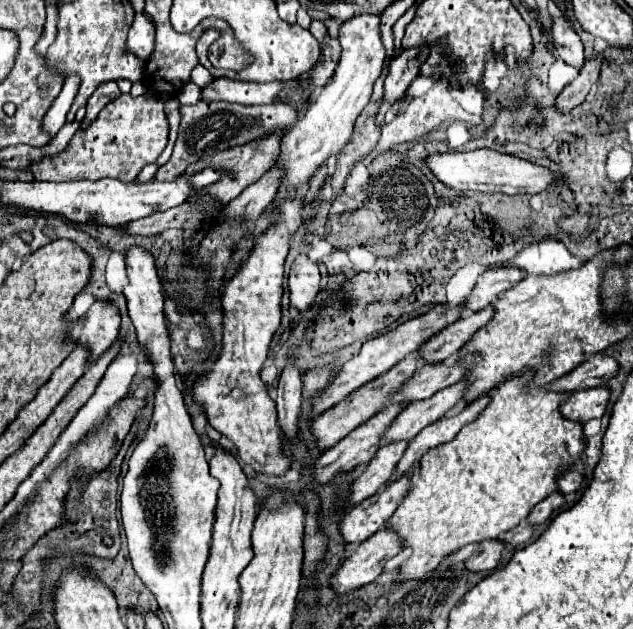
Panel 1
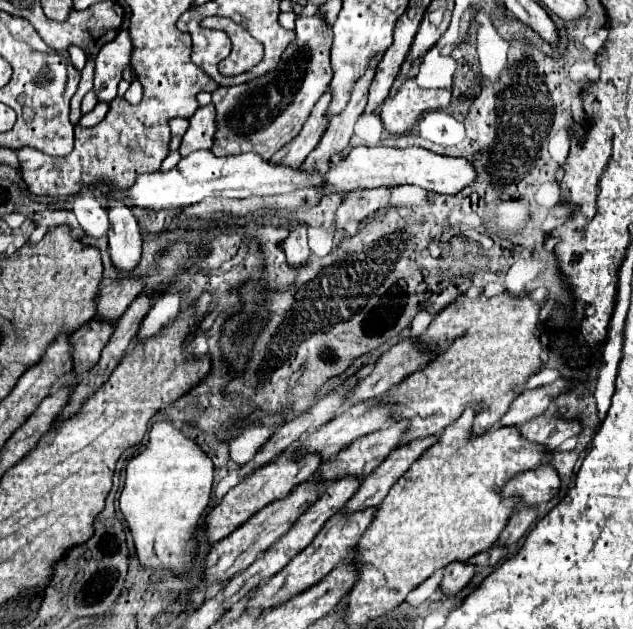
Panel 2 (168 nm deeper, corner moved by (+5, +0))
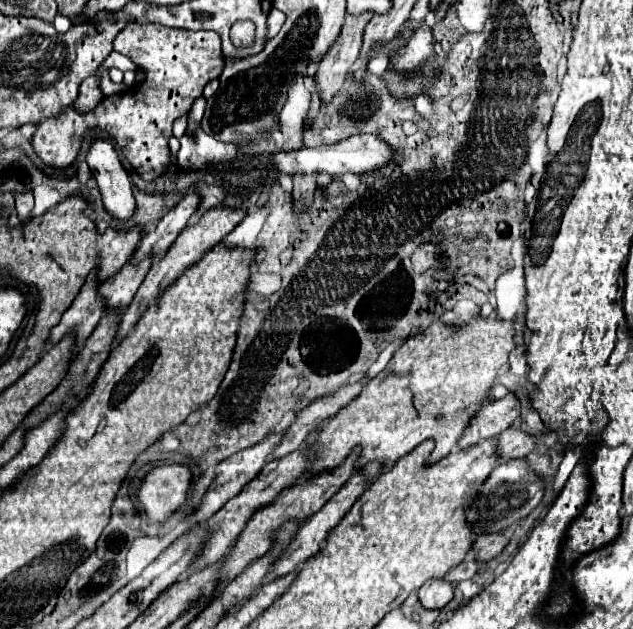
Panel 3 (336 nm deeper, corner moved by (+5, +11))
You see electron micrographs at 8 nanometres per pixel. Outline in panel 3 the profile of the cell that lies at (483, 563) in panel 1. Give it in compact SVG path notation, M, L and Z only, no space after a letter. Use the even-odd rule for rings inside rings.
M429 579L417 593L419 601L423 607L427 609L441 609L445 607L451 599L453 599L453 583L445 581L445 579Z

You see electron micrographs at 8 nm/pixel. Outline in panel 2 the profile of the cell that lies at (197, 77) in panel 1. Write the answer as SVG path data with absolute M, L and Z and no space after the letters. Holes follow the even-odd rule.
M323 14L297 16L295 40L285 48L281 64L267 76L259 76L237 86L219 86L213 92L213 106L217 110L217 136L213 136L213 154L229 156L237 152L255 152L269 160L279 148L291 142L303 128L311 108L327 90L333 76L329 62L331 26Z

